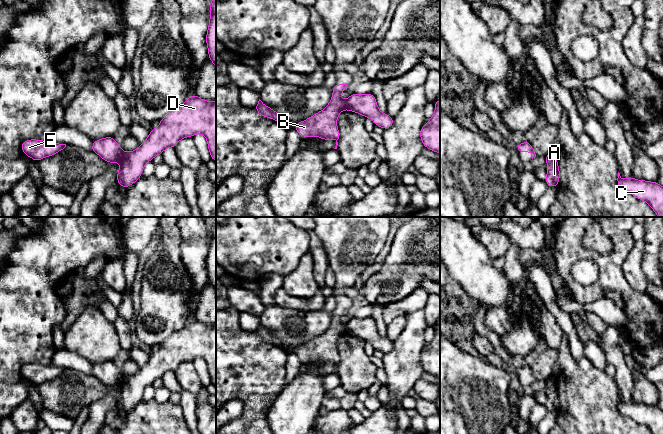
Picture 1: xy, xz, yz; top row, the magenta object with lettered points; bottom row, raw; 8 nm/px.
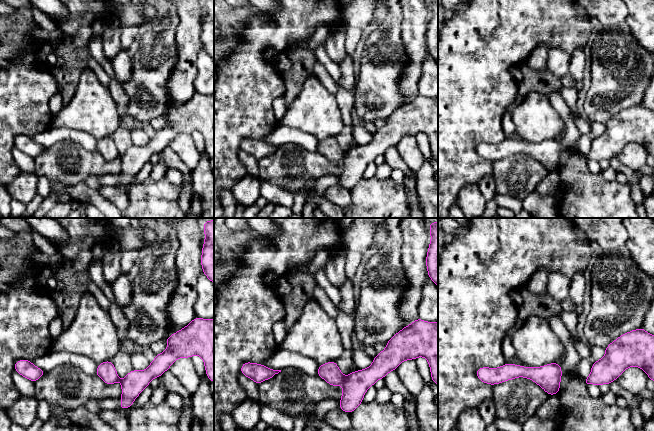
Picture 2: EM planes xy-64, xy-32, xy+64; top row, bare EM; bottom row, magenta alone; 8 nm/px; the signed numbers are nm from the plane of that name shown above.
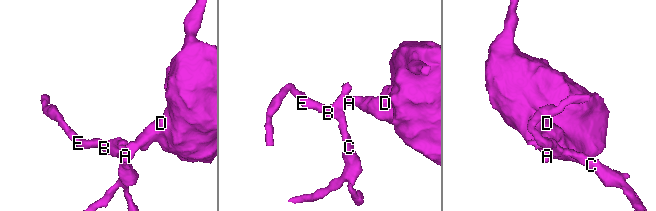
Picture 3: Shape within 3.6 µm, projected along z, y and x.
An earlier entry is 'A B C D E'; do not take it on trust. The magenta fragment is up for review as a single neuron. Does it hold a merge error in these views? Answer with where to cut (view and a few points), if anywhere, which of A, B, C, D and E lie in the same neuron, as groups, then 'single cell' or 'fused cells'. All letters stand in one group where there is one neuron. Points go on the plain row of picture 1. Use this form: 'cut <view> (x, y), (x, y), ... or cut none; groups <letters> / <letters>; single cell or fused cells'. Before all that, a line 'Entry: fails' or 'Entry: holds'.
Entry: fails
cut xy (124, 376), (118, 385); groups A D / B C E; fused cells

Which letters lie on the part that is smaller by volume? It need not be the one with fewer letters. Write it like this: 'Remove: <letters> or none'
Remove: B, C, E

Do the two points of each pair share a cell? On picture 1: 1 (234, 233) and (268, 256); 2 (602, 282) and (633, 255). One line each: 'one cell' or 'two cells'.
1: one cell
2: two cells

